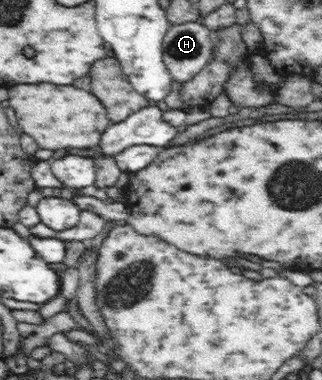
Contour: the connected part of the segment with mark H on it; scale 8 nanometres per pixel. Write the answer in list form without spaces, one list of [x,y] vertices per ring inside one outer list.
[[[198,20],[170,24],[162,44],[163,61],[173,81],[192,80],[211,57],[211,30]]]

